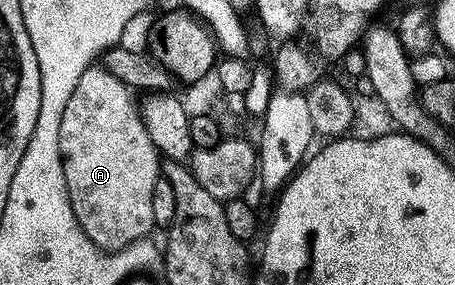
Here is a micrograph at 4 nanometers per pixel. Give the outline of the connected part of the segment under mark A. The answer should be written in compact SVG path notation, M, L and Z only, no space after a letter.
M92 65L81 73L77 89L61 113L60 157L63 158L67 196L81 229L103 251L119 251L133 241L146 239L155 227L153 221L153 185L161 178L161 156L153 145L139 115L132 88L127 87L102 65Z

